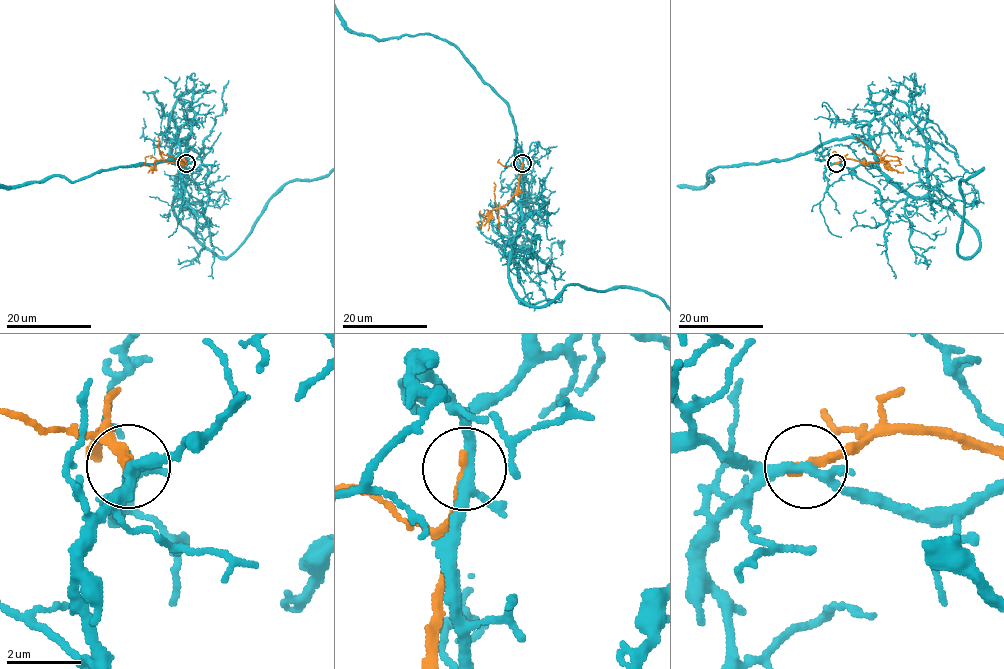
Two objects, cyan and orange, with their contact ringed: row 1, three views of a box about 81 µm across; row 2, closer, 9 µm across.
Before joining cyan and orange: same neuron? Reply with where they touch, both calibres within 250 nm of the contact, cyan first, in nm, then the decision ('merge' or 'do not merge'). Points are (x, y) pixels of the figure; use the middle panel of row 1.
place (522, 163); calibres 240 and 240 nm; do not merge

